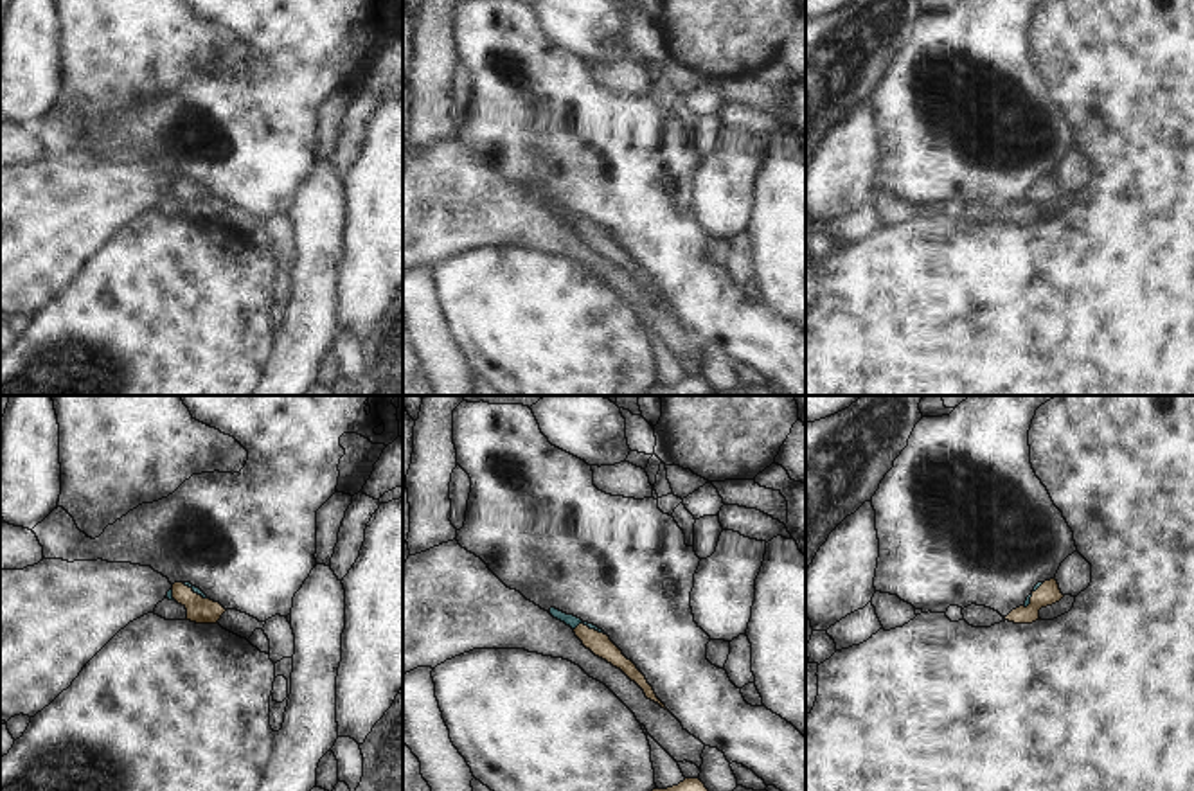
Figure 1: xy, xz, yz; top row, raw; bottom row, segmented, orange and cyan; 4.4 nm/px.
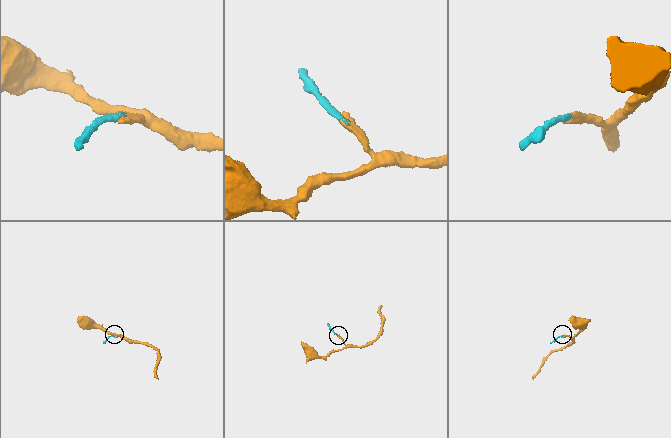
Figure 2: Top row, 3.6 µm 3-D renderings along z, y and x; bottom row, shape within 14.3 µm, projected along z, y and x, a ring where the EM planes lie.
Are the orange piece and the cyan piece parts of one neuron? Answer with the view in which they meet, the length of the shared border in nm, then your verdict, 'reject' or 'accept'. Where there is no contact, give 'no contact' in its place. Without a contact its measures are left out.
xz | 140 nm | accept

